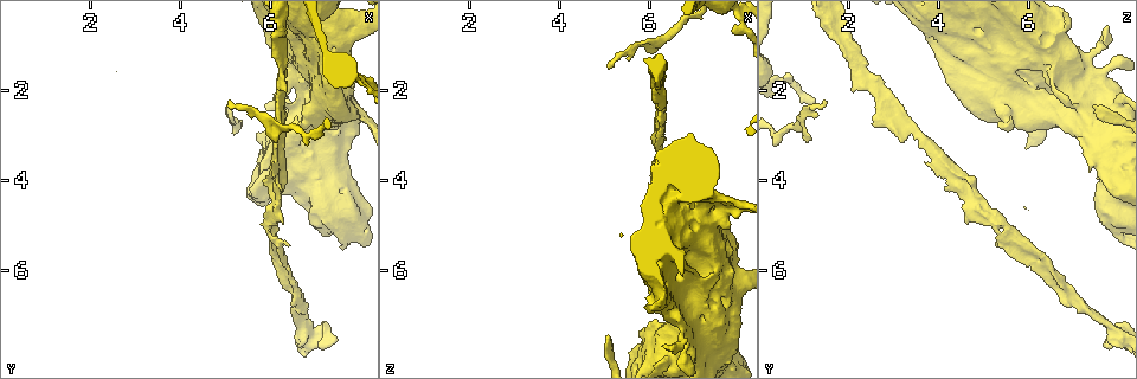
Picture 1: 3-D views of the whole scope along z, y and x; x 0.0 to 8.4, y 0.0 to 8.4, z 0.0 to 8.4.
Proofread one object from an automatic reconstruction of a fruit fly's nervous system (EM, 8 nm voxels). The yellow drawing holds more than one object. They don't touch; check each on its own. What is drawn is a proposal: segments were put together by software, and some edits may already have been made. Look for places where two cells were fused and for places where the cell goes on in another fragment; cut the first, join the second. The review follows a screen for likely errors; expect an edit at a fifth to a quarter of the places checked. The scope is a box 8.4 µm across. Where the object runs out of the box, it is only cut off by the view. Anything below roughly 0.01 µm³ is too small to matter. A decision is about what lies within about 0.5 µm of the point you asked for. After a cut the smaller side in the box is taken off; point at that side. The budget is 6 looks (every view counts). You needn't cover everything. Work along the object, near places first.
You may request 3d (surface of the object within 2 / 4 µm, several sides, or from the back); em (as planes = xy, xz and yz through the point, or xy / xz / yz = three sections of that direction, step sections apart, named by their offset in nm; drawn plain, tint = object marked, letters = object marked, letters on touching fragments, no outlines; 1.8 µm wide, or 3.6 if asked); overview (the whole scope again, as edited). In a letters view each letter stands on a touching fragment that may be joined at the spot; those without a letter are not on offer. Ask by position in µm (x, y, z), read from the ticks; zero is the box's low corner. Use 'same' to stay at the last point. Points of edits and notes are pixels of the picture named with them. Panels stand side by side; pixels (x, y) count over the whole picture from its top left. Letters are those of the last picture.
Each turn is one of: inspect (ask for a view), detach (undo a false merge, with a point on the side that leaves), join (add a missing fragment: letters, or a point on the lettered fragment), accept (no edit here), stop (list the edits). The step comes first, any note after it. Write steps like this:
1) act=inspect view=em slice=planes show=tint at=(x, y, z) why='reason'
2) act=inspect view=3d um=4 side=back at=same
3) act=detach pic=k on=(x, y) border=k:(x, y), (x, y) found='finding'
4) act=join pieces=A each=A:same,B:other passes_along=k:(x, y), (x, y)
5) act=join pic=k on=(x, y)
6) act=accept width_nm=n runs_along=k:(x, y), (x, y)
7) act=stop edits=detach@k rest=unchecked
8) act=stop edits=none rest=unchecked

act=inspect view=em slice=planes show=letters at=(6.90, 2.00, 7.05) why='touches itself'

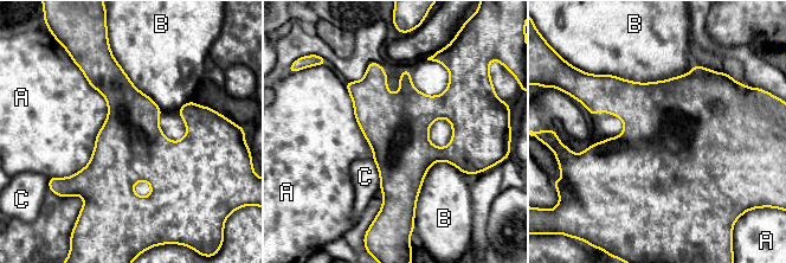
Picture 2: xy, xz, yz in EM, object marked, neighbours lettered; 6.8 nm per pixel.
act=accept each=A:other,B:other,C:other found='all the same cell'

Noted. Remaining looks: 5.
act=inspect view=em um=3.6 slice=xy step=16 show=tint at=(6.50, 0.50, 4.65) why='thin neck'

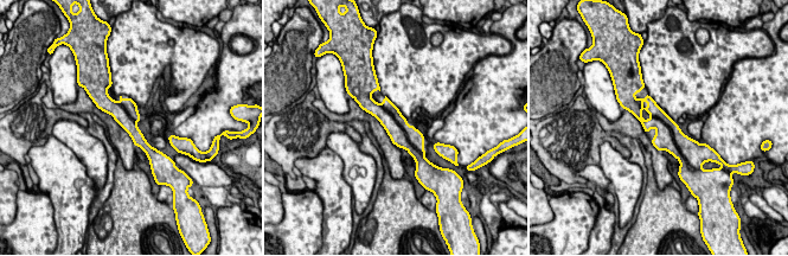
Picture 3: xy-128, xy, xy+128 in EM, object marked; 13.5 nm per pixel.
act=inspect view=em um=3.6 slice=planes show=letters at=same why='another direction'

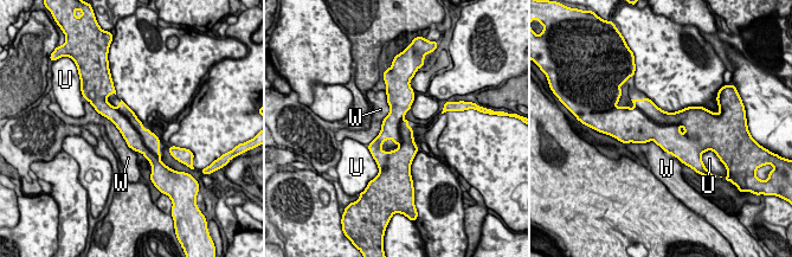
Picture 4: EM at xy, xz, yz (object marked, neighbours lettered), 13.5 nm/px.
act=accept longest_contact=W:800nm each=U:other,W:other runs_along=4:(396, 92), (398, 161) found='continuous, no second cell'

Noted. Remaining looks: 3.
act=inspect view=em slice=planes show=letters at=(6.05, 5.25, 5.70) why='branch point'

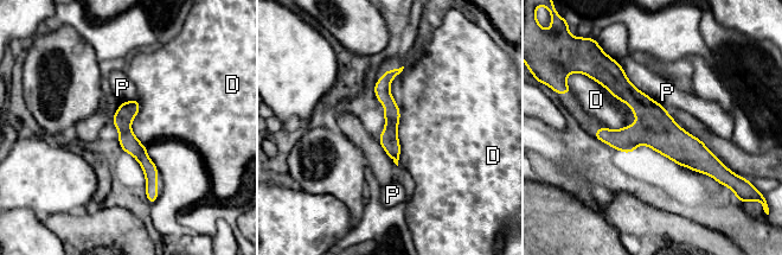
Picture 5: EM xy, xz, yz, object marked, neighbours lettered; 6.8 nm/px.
act=accept width_nm=130 each=D:other,P:other found='all the same cell'

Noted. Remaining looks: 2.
act=stop edits=none rest=unchecked

